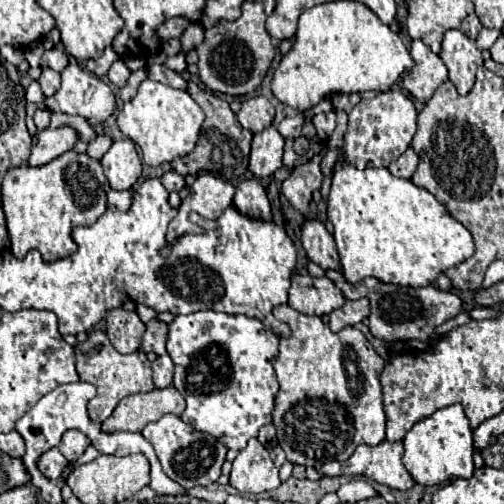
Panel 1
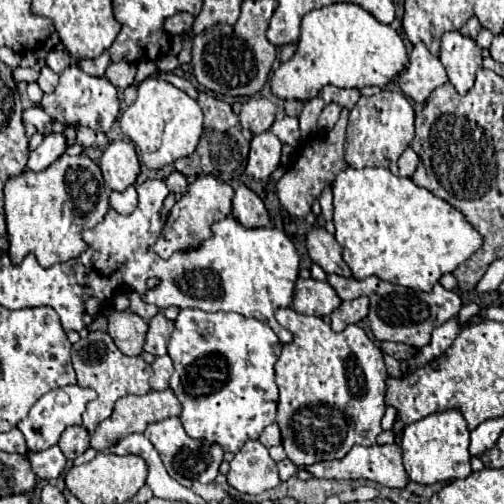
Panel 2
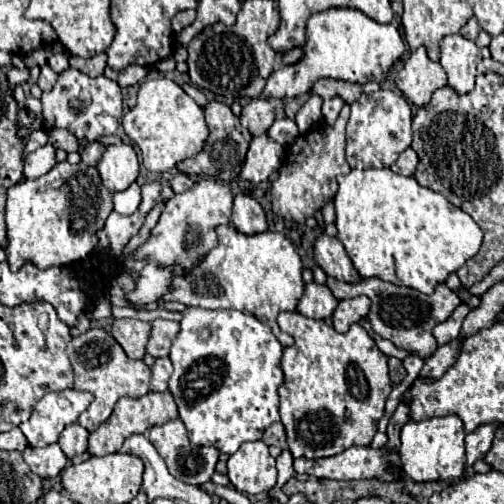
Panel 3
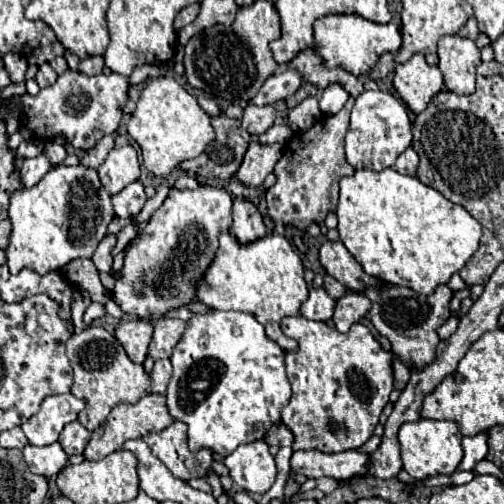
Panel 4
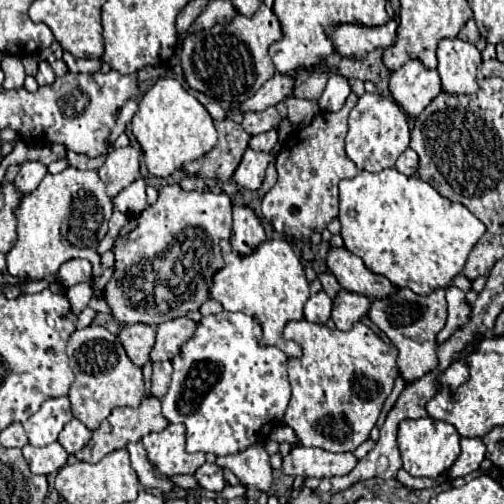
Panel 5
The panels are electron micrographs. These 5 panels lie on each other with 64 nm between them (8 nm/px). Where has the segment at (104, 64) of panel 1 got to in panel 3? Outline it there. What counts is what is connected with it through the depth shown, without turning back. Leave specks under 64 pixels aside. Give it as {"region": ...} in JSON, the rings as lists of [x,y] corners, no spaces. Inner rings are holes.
{"region":[[[98,54],[98,56],[92,56],[88,60],[84,58],[78,58],[78,56],[72,56],[70,58],[70,64],[76,66],[80,72],[88,74],[88,76],[102,76],[104,74],[104,68],[106,68],[106,54]]]}

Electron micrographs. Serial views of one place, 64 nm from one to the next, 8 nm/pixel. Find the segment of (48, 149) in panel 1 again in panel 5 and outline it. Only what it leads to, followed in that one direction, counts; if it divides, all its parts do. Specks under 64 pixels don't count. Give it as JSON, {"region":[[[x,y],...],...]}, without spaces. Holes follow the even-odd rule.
{"region":[[[38,160],[24,162],[20,172],[18,172],[18,176],[14,178],[14,184],[20,188],[22,194],[28,194],[28,192],[38,188],[38,184],[46,176],[46,172],[48,172],[48,168],[42,162],[38,162]]]}

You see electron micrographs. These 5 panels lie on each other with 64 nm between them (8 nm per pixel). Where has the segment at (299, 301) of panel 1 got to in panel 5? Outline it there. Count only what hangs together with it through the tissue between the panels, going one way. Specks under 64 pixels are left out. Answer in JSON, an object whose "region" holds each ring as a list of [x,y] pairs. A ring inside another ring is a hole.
{"region":[[[324,290],[310,296],[306,306],[304,306],[304,318],[308,322],[324,324],[330,318],[330,312],[332,312],[332,300],[328,298],[328,294]]]}

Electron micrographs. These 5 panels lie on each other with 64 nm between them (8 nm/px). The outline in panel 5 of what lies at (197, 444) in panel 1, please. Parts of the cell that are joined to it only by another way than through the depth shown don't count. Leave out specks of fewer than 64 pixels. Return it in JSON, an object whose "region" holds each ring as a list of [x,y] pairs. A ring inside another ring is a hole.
{"region":[[[170,424],[158,434],[146,434],[142,438],[142,444],[148,452],[148,458],[166,476],[194,474],[202,464],[206,464],[204,452],[196,452],[196,454],[186,452],[184,424]]]}

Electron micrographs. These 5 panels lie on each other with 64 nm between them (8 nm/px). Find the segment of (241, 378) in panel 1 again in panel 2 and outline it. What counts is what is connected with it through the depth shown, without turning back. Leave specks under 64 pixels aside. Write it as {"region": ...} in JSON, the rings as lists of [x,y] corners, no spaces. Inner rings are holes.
{"region":[[[180,310],[174,332],[168,342],[168,356],[174,362],[170,388],[182,402],[180,420],[192,438],[206,438],[220,444],[226,452],[238,452],[248,440],[258,438],[260,432],[274,422],[278,404],[278,386],[274,380],[274,364],[280,356],[280,340],[266,322],[246,318],[236,312],[204,312]]]}

